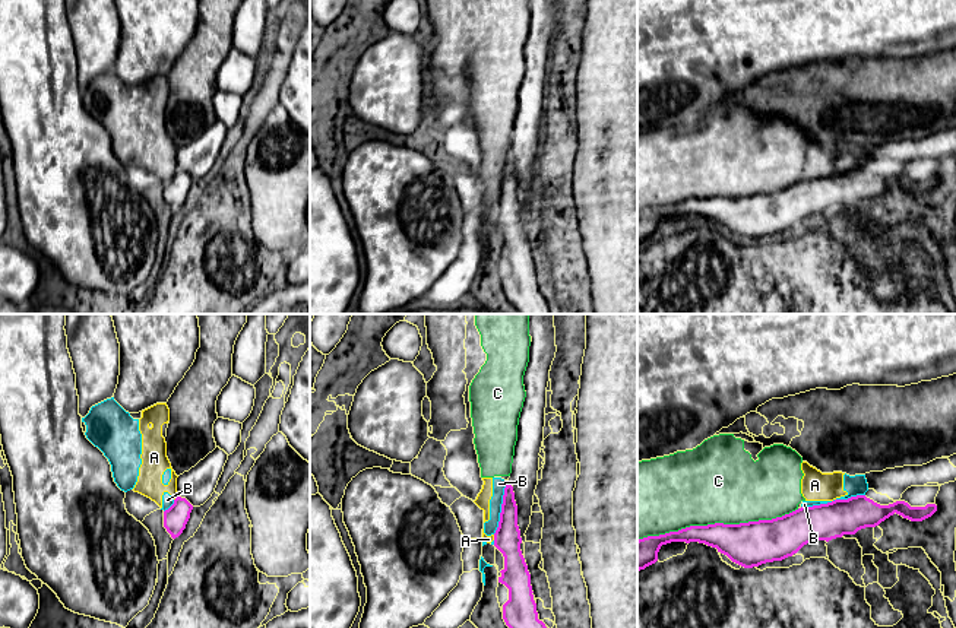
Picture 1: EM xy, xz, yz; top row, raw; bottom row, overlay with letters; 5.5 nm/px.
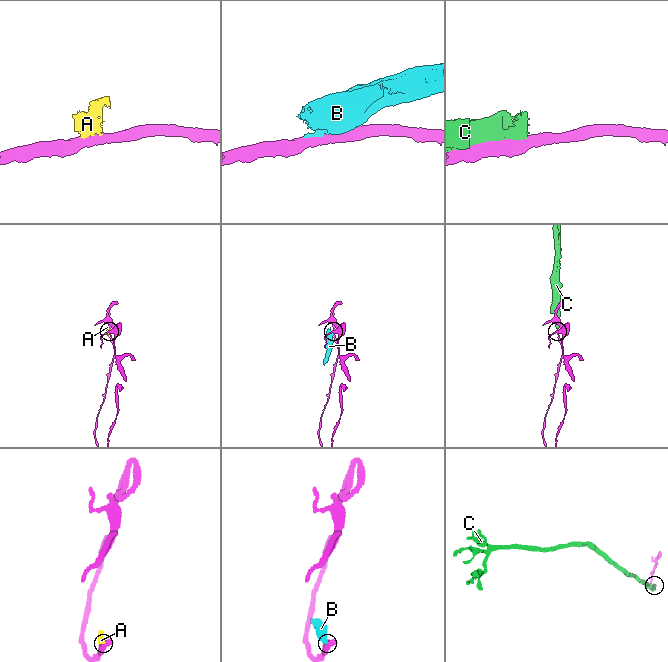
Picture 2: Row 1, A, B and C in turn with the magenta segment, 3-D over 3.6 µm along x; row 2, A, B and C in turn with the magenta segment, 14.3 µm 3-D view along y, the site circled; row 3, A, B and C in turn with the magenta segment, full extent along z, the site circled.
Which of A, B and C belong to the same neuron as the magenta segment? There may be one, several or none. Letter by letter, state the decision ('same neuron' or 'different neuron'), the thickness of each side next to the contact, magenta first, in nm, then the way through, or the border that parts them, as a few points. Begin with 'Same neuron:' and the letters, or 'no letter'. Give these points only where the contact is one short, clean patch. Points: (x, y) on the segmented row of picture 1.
Same neuron: no letter
A: different neuron; calibres 140 and 140 nm; border xy (177, 495), (174, 500)
B: different neuron; calibres 150 and 70 nm; border xz (507, 481), (503, 489), (499, 526), (493, 533)
C: different neuron; calibres 240 and 440 nm

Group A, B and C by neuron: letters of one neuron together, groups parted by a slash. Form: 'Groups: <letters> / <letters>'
Groups: A B C

